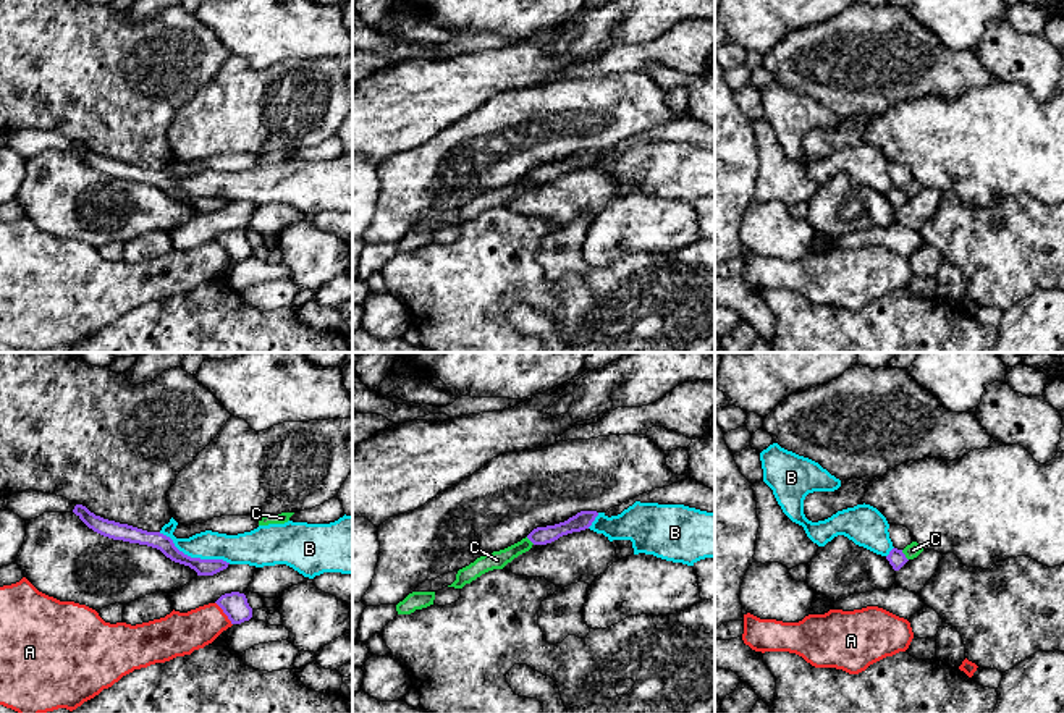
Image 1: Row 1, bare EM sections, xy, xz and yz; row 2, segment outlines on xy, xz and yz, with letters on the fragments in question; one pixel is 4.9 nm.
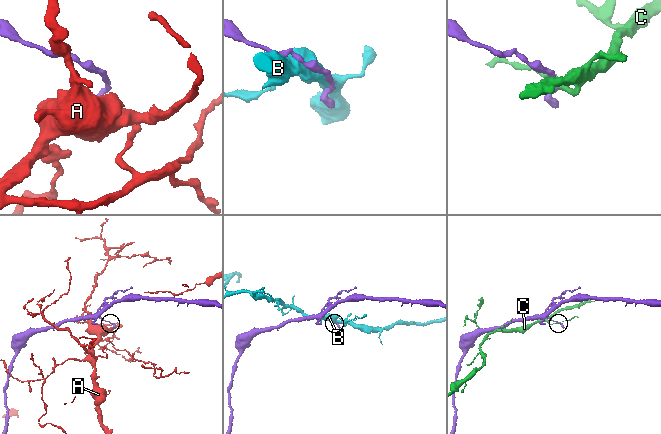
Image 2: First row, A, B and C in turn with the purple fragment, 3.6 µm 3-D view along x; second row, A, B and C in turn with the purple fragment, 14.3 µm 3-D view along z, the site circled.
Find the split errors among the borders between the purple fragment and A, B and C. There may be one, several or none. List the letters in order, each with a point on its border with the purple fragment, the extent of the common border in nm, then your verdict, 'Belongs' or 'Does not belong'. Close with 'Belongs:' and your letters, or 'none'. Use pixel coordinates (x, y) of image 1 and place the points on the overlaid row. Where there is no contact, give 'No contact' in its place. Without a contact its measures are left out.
A: Touches purple at xy (223, 611). Shared border 150 nm. Does not belong
B: Touches purple at xy (194, 558). Shared border 400 nm. Does not belong
C: Touches purple at yz (904, 555). Shared border 70 nm. Does not belong
Belongs: none

